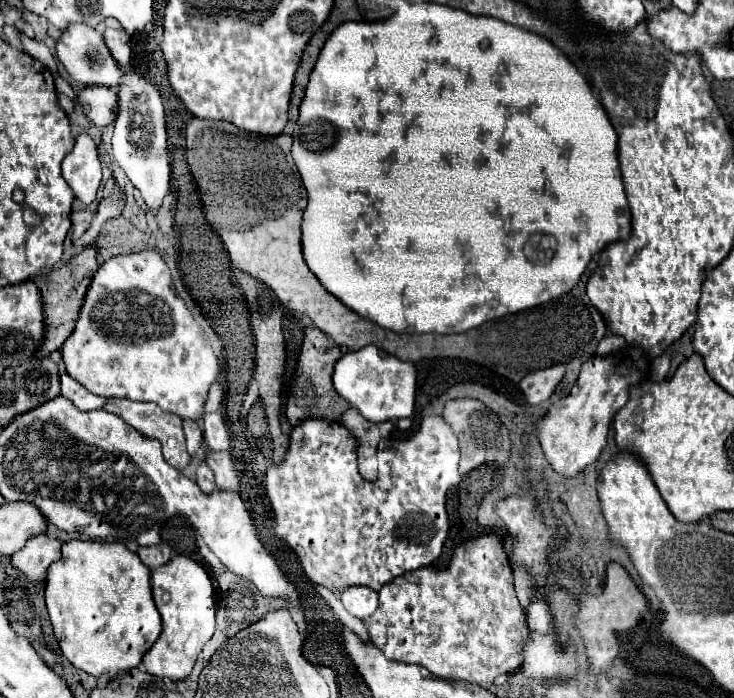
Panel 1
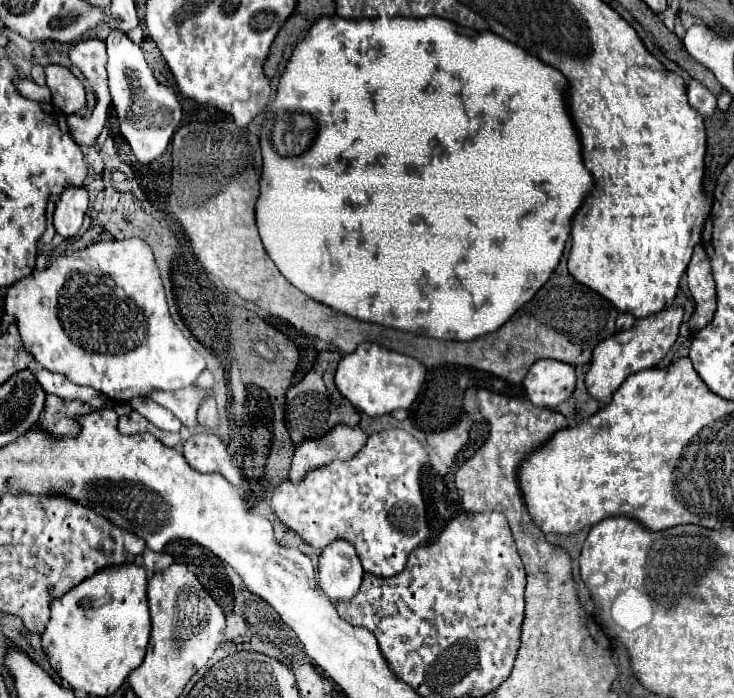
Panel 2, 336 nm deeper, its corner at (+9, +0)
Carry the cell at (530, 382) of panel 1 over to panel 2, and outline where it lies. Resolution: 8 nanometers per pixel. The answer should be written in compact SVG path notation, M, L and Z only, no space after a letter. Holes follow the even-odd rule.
M538 360L524 378L524 388L532 404L556 408L568 400L576 388L576 372L558 360Z

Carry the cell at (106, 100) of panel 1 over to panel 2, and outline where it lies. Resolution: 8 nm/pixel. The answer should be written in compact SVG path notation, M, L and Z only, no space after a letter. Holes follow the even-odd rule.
M46 66L46 86L52 92L52 104L66 116L86 106L86 94L80 80L64 66Z

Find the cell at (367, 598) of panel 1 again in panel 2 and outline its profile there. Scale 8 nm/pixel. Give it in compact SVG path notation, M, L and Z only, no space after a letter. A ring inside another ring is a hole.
M334 540L318 556L318 574L320 588L330 600L348 600L356 596L364 568L348 540Z

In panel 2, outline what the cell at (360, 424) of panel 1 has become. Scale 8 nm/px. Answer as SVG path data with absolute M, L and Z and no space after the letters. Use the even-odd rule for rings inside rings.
M336 426L322 440L306 440L296 446L290 470L290 482L300 484L306 474L332 460L352 460L366 444L368 434L354 426Z

